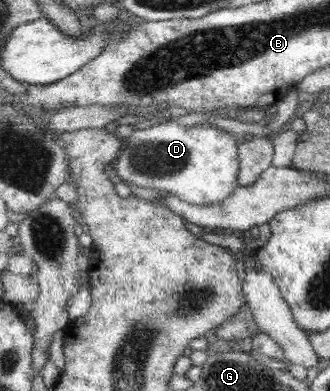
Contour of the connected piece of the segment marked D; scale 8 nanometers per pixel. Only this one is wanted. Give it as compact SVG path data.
M158 124L150 128L136 129L136 132L124 140L124 146L118 152L114 169L118 172L121 181L128 181L138 187L151 189L162 194L173 195L188 204L196 206L206 206L224 201L228 195L237 188L238 172L238 152L236 152L236 142L210 126L192 126L184 128L178 124Z

